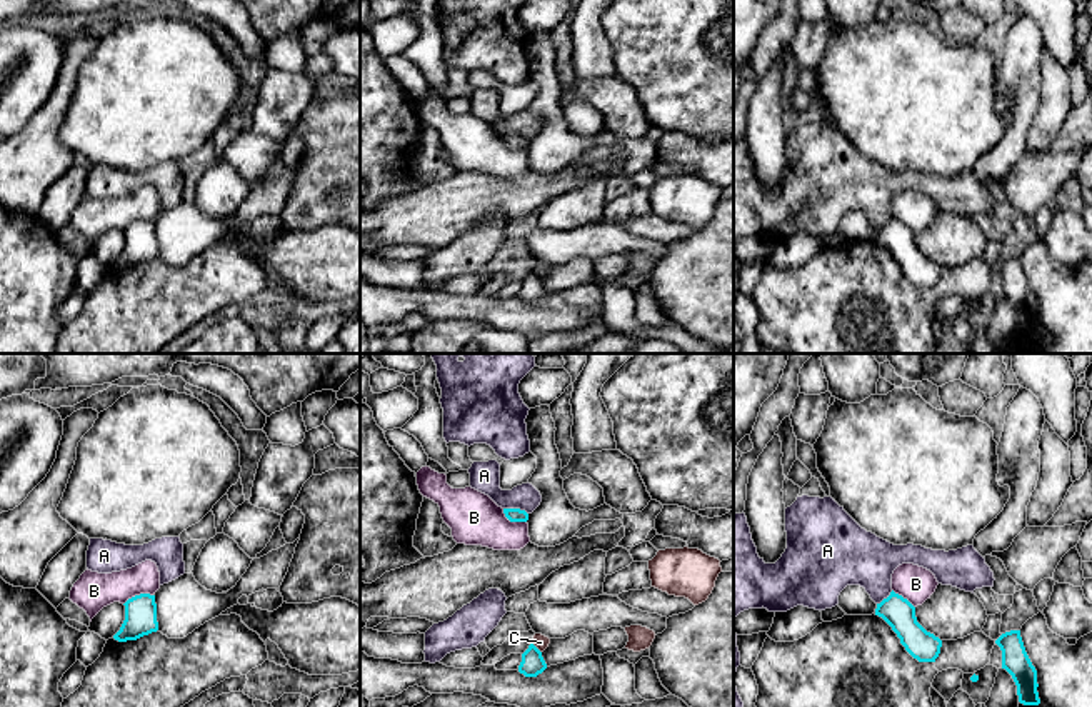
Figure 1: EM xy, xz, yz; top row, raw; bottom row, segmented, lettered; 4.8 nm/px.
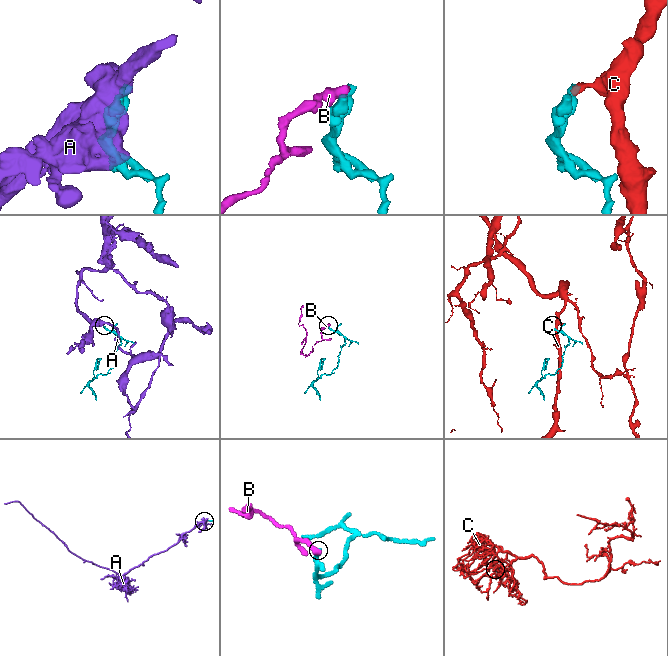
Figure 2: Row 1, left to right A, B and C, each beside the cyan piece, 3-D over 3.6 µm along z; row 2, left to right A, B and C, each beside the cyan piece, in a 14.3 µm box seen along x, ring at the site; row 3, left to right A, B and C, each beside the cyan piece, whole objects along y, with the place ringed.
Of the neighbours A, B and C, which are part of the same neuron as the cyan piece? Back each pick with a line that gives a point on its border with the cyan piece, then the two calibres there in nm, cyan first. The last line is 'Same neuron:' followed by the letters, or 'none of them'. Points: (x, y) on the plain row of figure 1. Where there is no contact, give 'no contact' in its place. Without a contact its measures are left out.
Same neuron: none of them

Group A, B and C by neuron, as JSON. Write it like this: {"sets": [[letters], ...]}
{"sets": [["A"], ["B"], ["C"]]}

